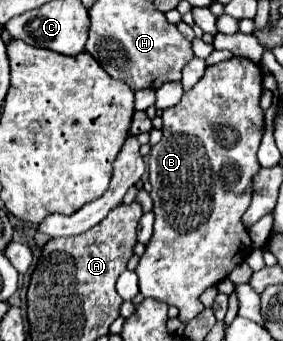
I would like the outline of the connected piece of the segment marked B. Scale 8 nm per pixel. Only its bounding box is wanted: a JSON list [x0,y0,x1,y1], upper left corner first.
[137,56,263,324]

